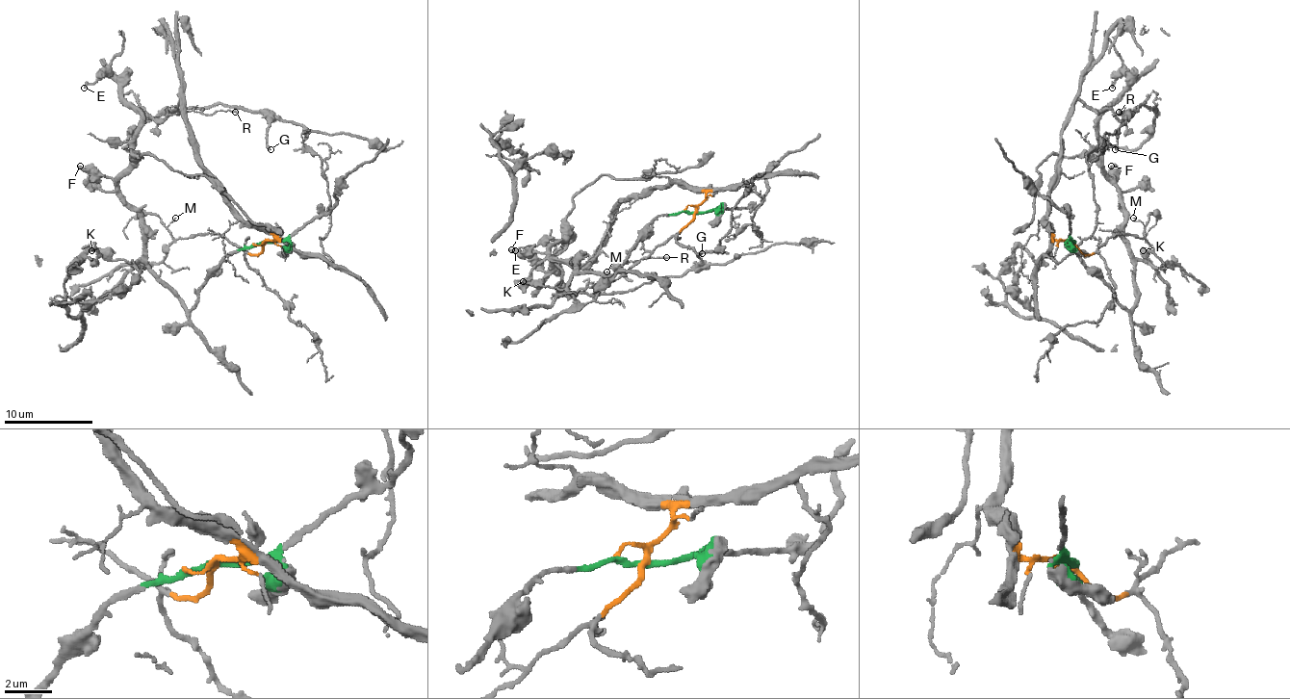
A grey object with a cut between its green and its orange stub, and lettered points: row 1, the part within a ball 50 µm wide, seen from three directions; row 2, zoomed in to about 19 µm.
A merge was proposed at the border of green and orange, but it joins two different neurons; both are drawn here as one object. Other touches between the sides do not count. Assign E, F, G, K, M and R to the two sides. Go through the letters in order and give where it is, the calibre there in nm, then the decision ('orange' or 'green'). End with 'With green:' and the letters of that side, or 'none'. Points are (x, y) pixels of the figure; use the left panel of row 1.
E: place (84, 88); calibre 200 nm; green
F: place (80, 166); calibre 300 nm; green
G: place (270, 149); calibre 170 nm; green
K: place (91, 250); calibre 180 nm; green
M: place (175, 218); calibre 110 nm; orange
R: place (235, 112); calibre 150 nm; orange
With green: E, F, G, K

